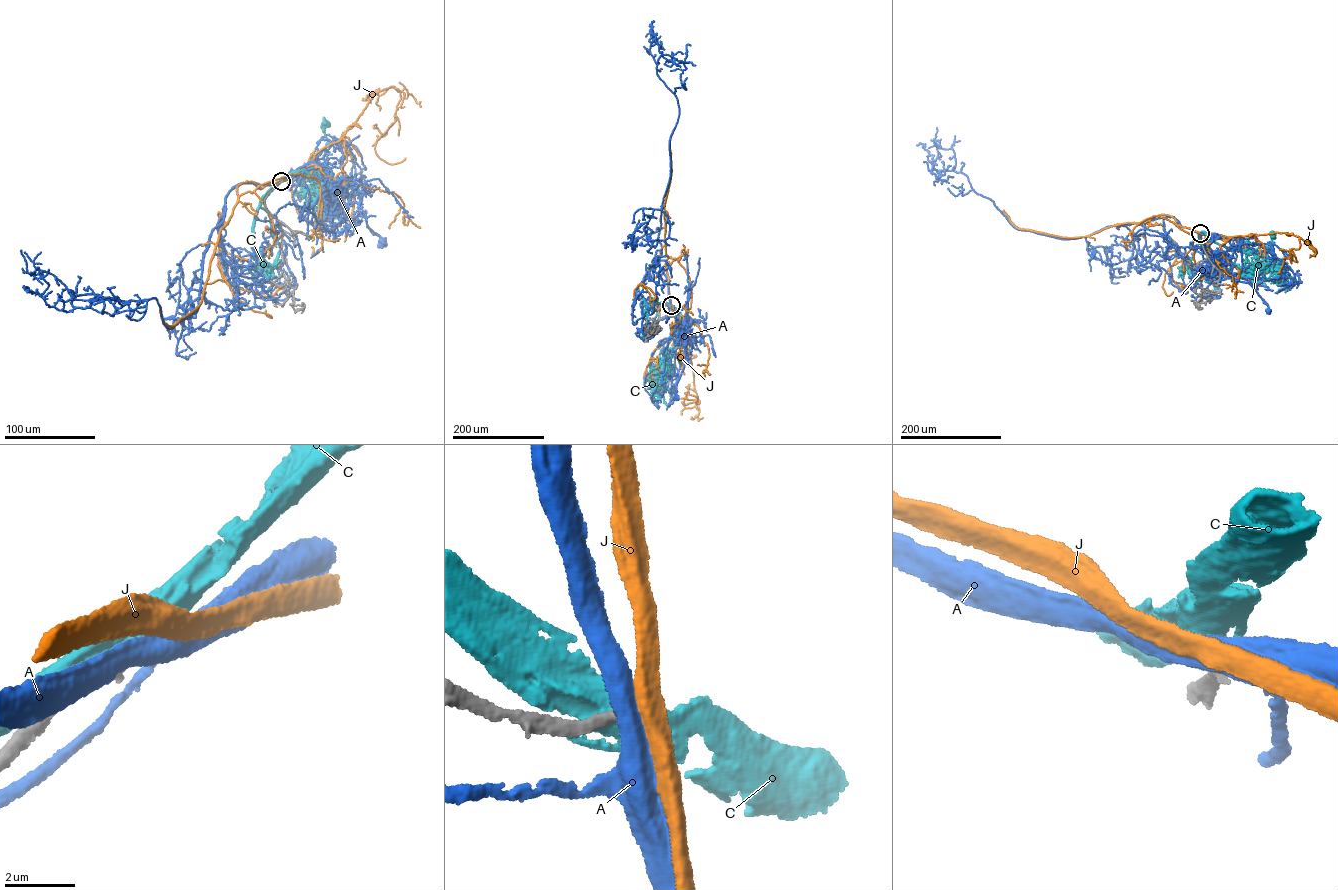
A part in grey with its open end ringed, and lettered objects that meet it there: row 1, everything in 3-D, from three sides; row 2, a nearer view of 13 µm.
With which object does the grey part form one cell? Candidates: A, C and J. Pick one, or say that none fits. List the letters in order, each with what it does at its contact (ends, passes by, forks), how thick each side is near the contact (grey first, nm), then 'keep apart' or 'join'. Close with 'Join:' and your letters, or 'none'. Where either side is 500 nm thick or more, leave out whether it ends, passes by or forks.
A: calibres 320 and 600 nm; keep apart
C: calibres 400 and 700 nm; keep apart
J: it passes by; calibres 320 and 340 nm; join
Join: J

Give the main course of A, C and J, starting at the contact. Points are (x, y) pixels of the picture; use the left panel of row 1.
A: (281, 181), (307, 164), (327, 167), (339, 210), (352, 218), (364, 211), (369, 228), (382, 242)
C: (280, 181), (287, 175), (302, 170), (313, 178), (308, 177), (316, 156), (327, 143), (325, 124)
J: (281, 181), (261, 189), (250, 181), (237, 187), (236, 204), (219, 233), (201, 302), (169, 326), (160, 307)

